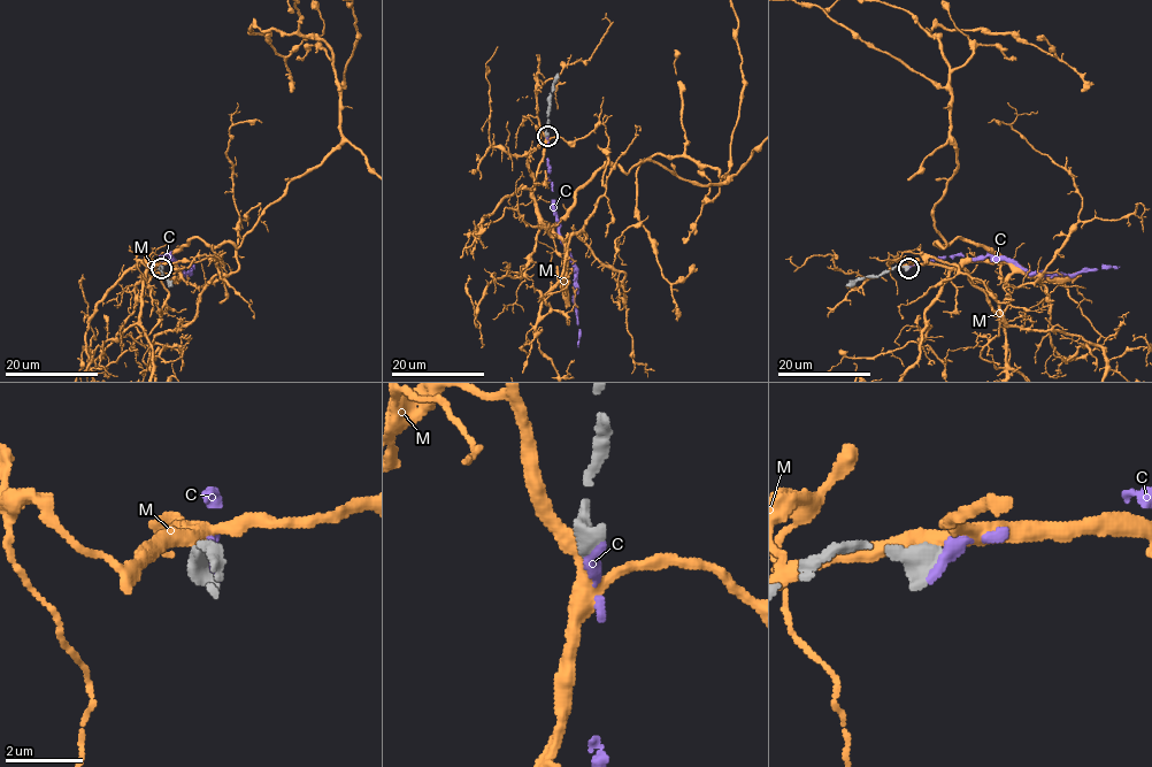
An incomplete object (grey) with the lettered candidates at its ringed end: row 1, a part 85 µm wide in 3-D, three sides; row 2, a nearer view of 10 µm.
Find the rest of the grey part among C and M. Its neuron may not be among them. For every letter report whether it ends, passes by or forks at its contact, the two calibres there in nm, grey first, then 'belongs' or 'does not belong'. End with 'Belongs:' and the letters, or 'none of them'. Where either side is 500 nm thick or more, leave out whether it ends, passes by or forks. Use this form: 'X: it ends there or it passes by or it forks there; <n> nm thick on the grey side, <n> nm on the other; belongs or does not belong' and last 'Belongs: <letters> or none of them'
C: 650 nm thick on the grey side, 400 nm on the other; belongs
M: 600 nm thick on the grey side, 380 nm on the other; does not belong
Belongs: C

